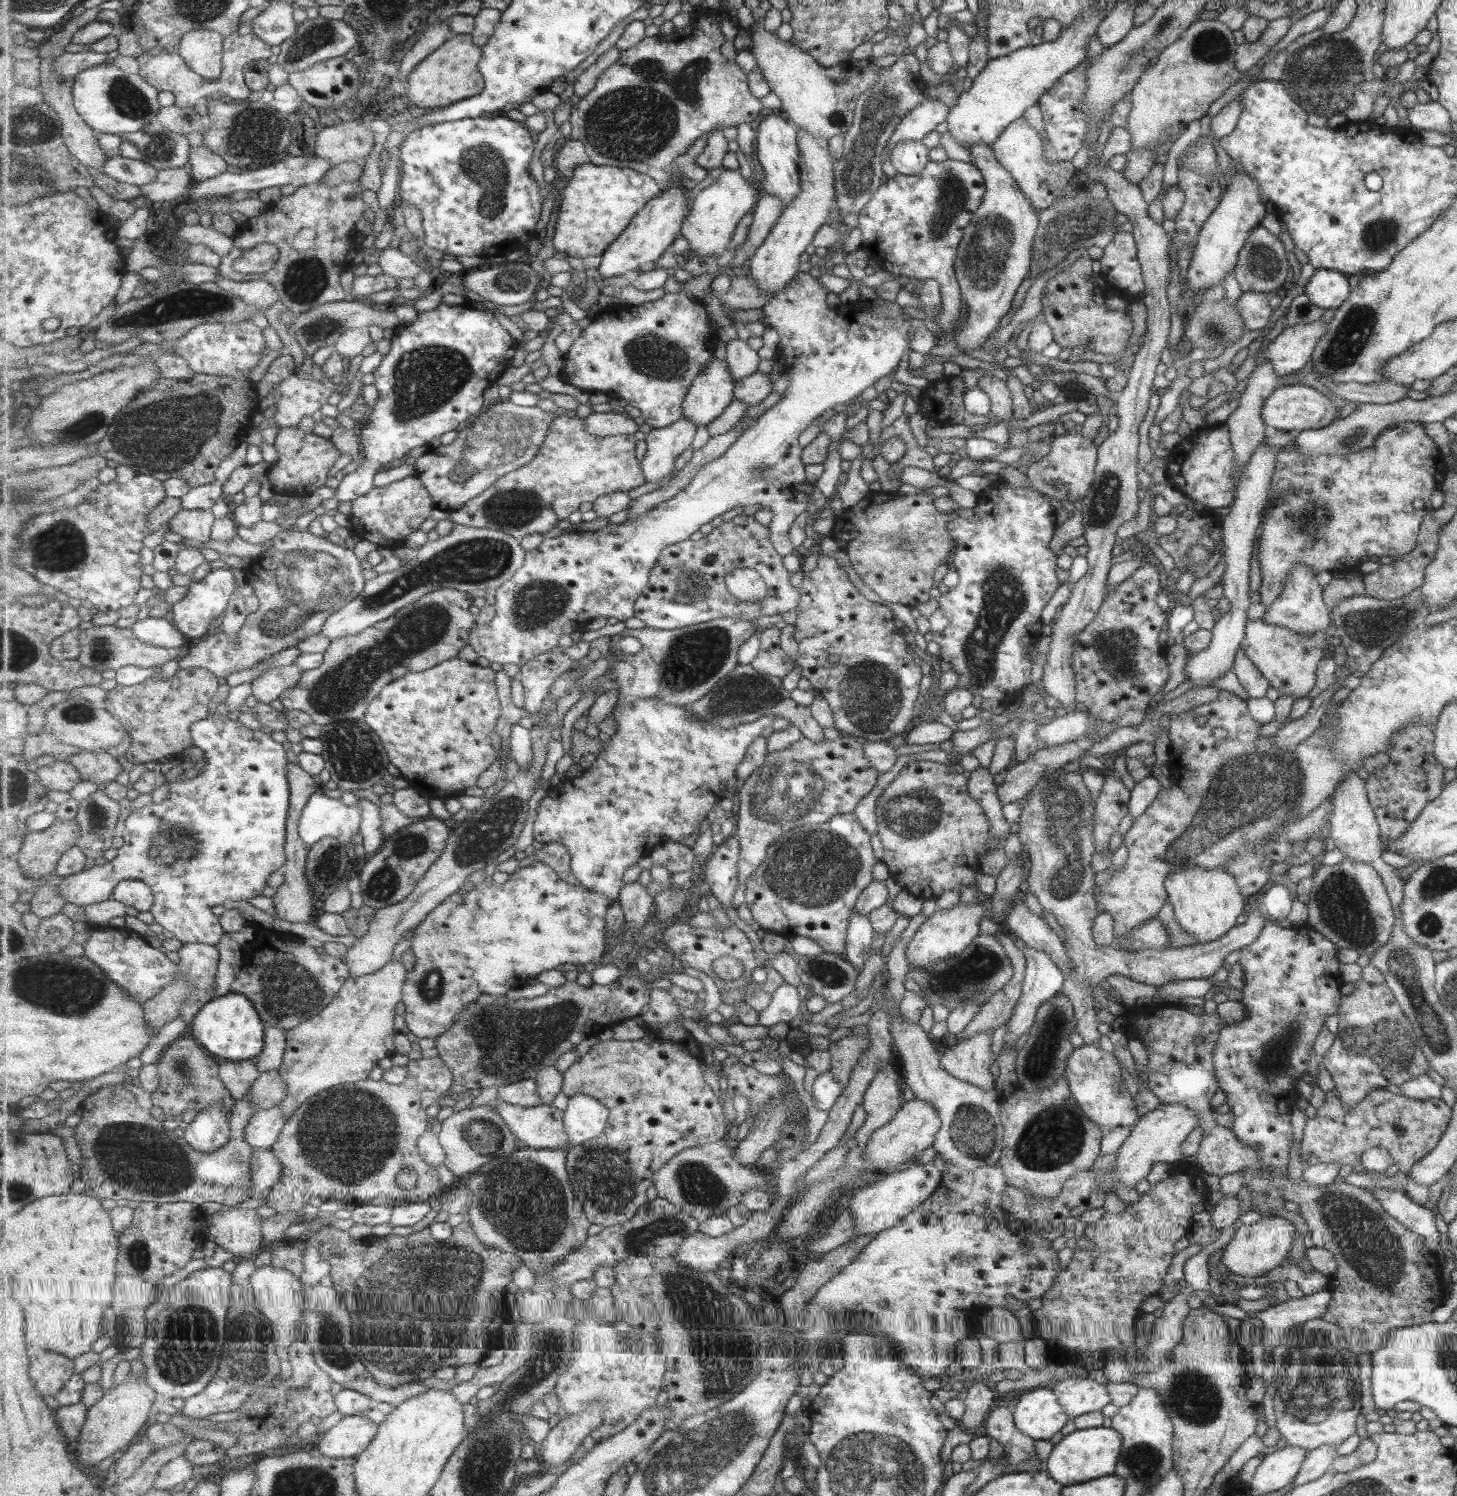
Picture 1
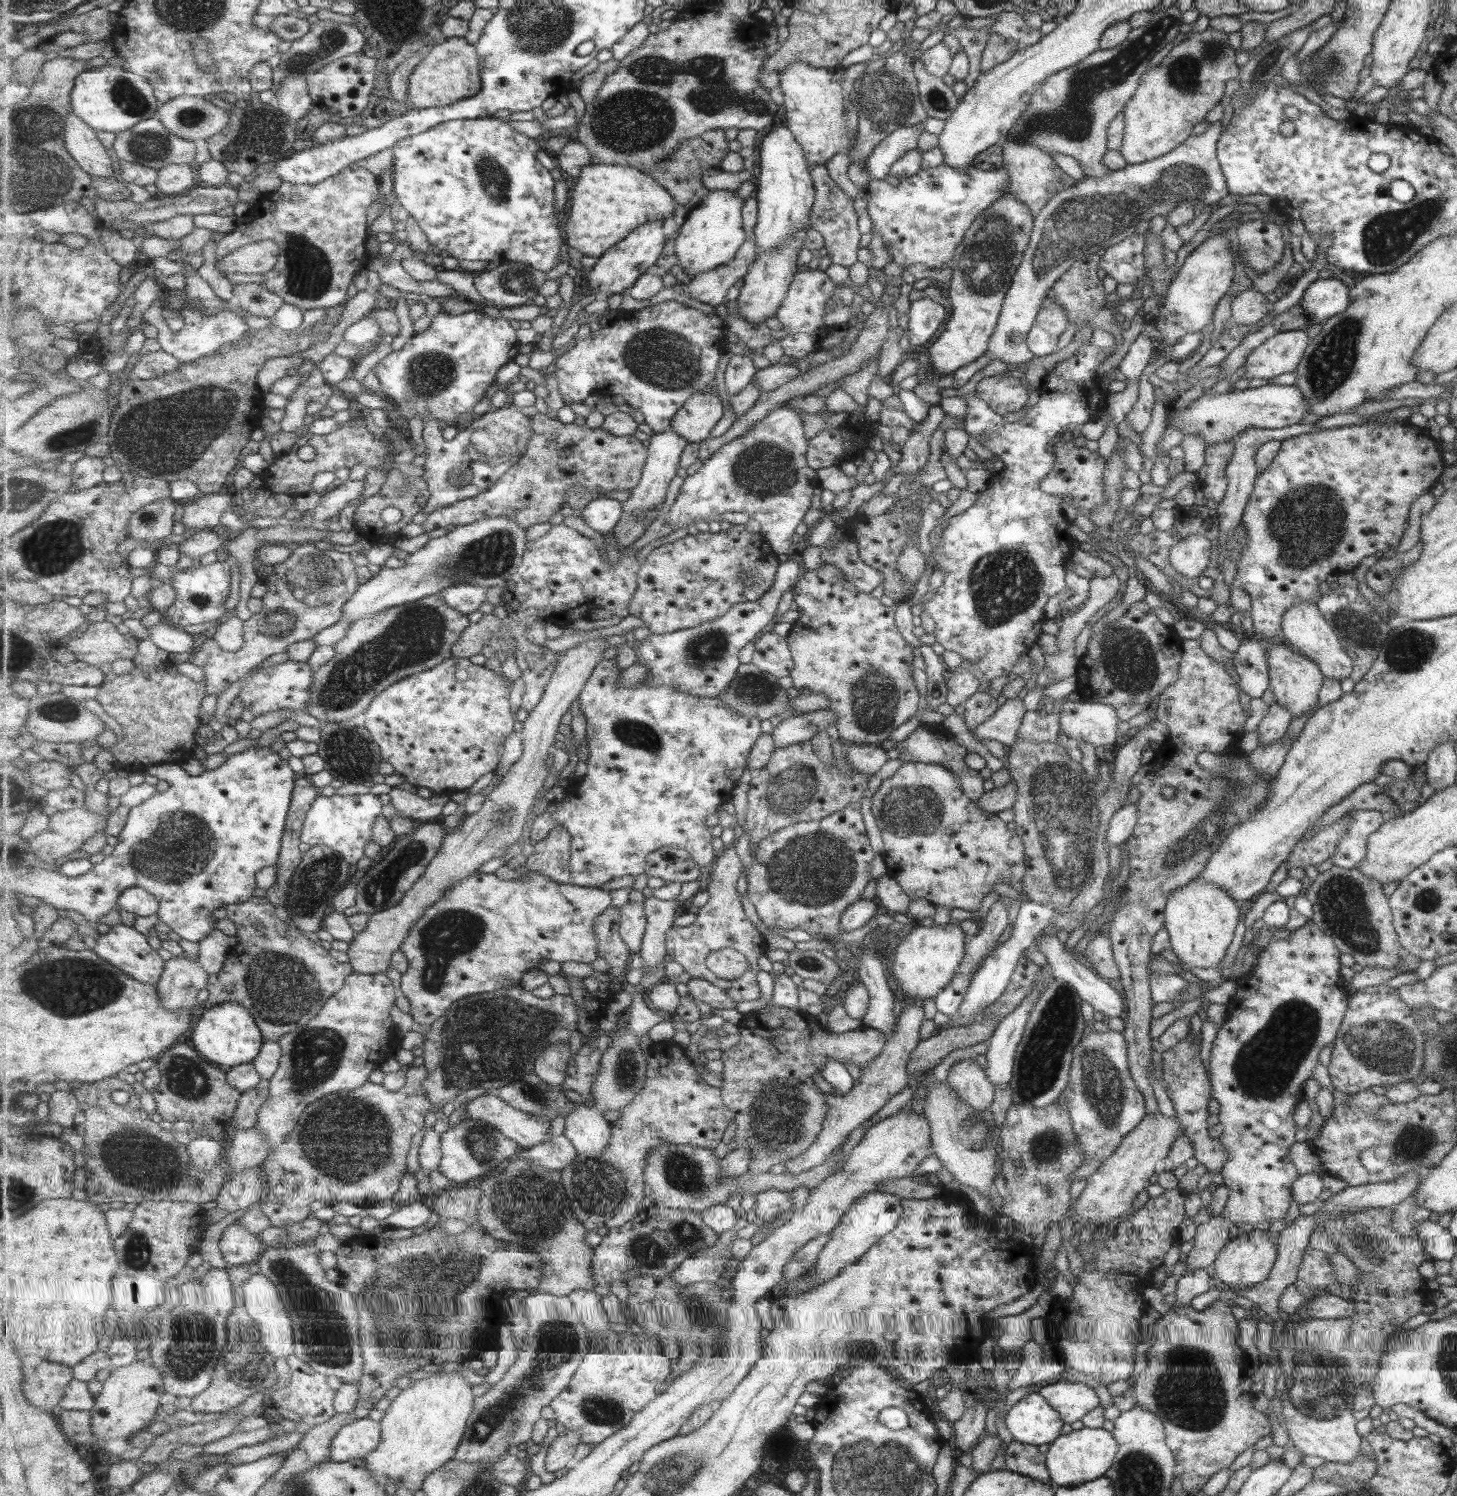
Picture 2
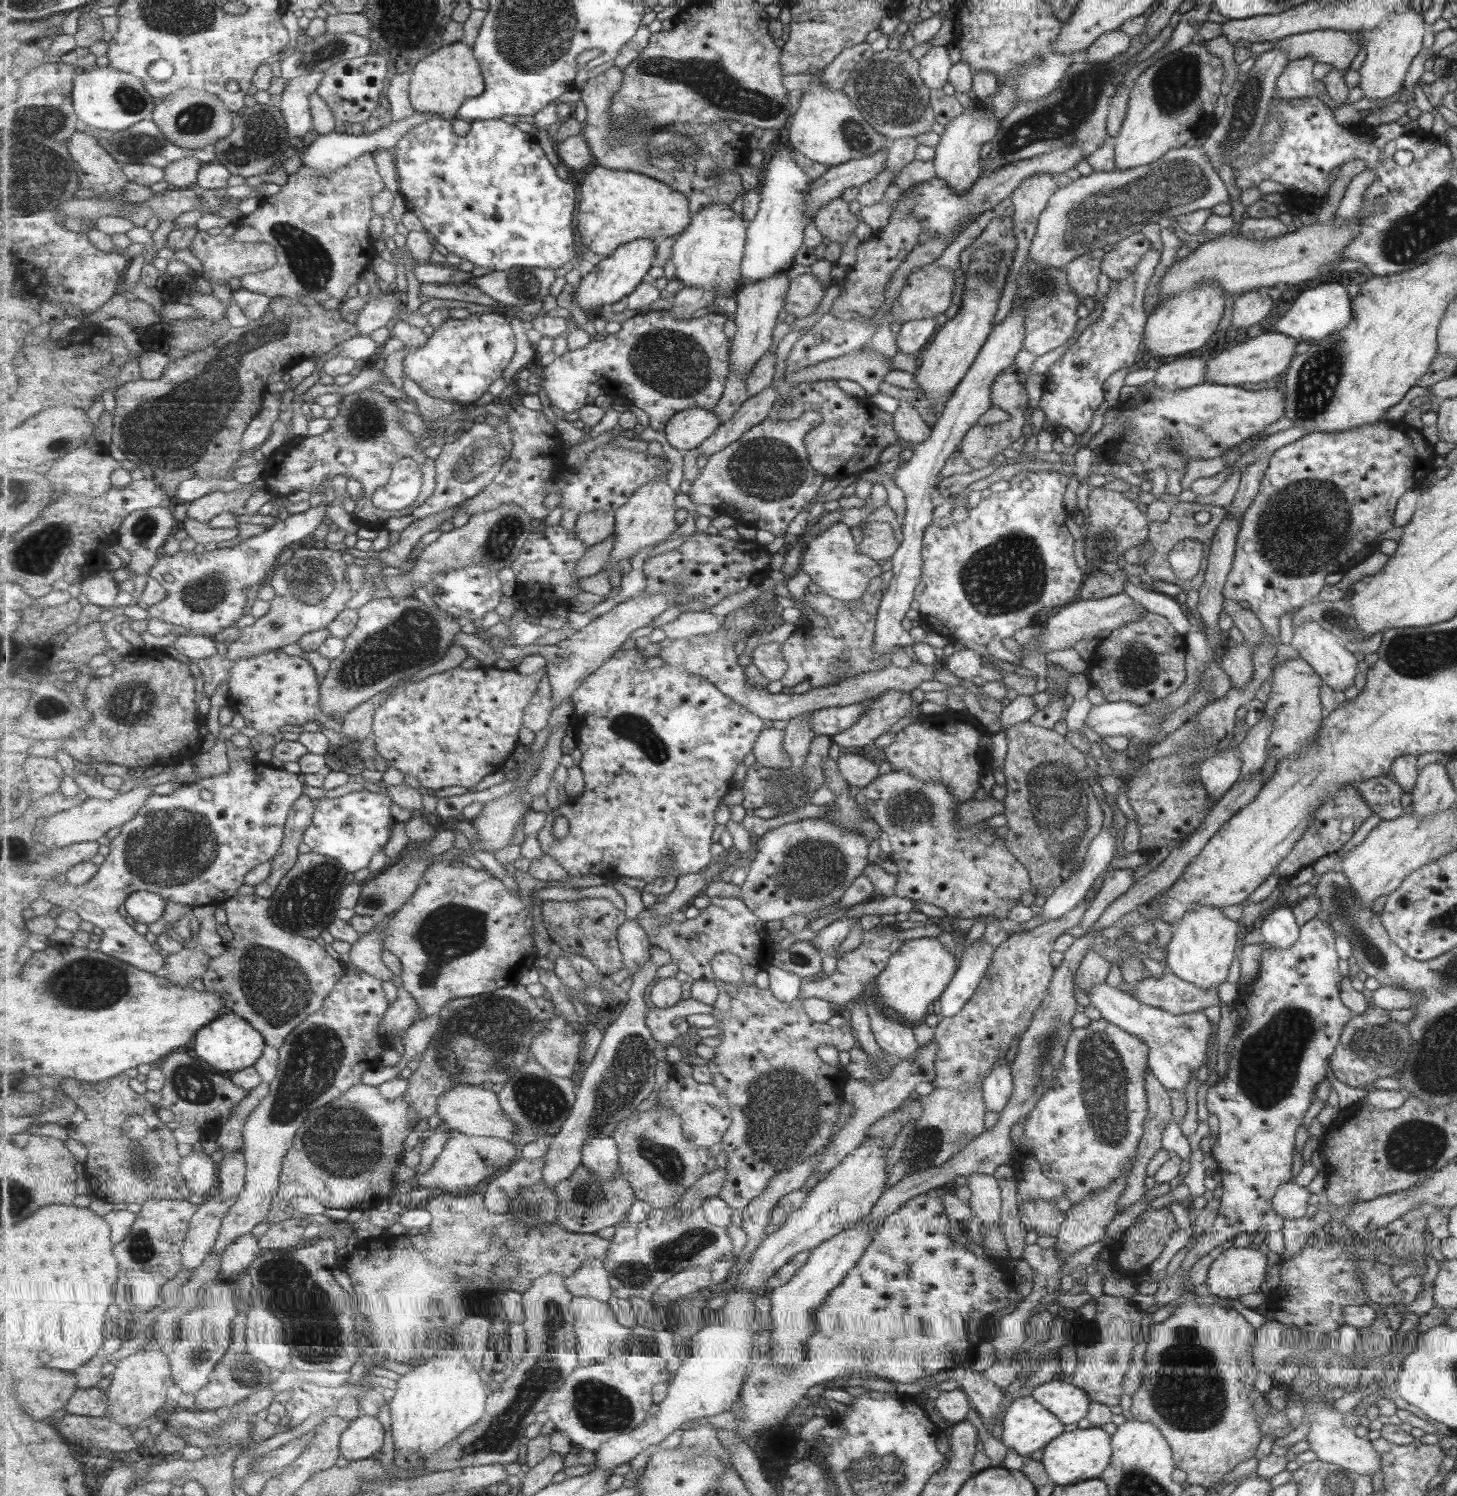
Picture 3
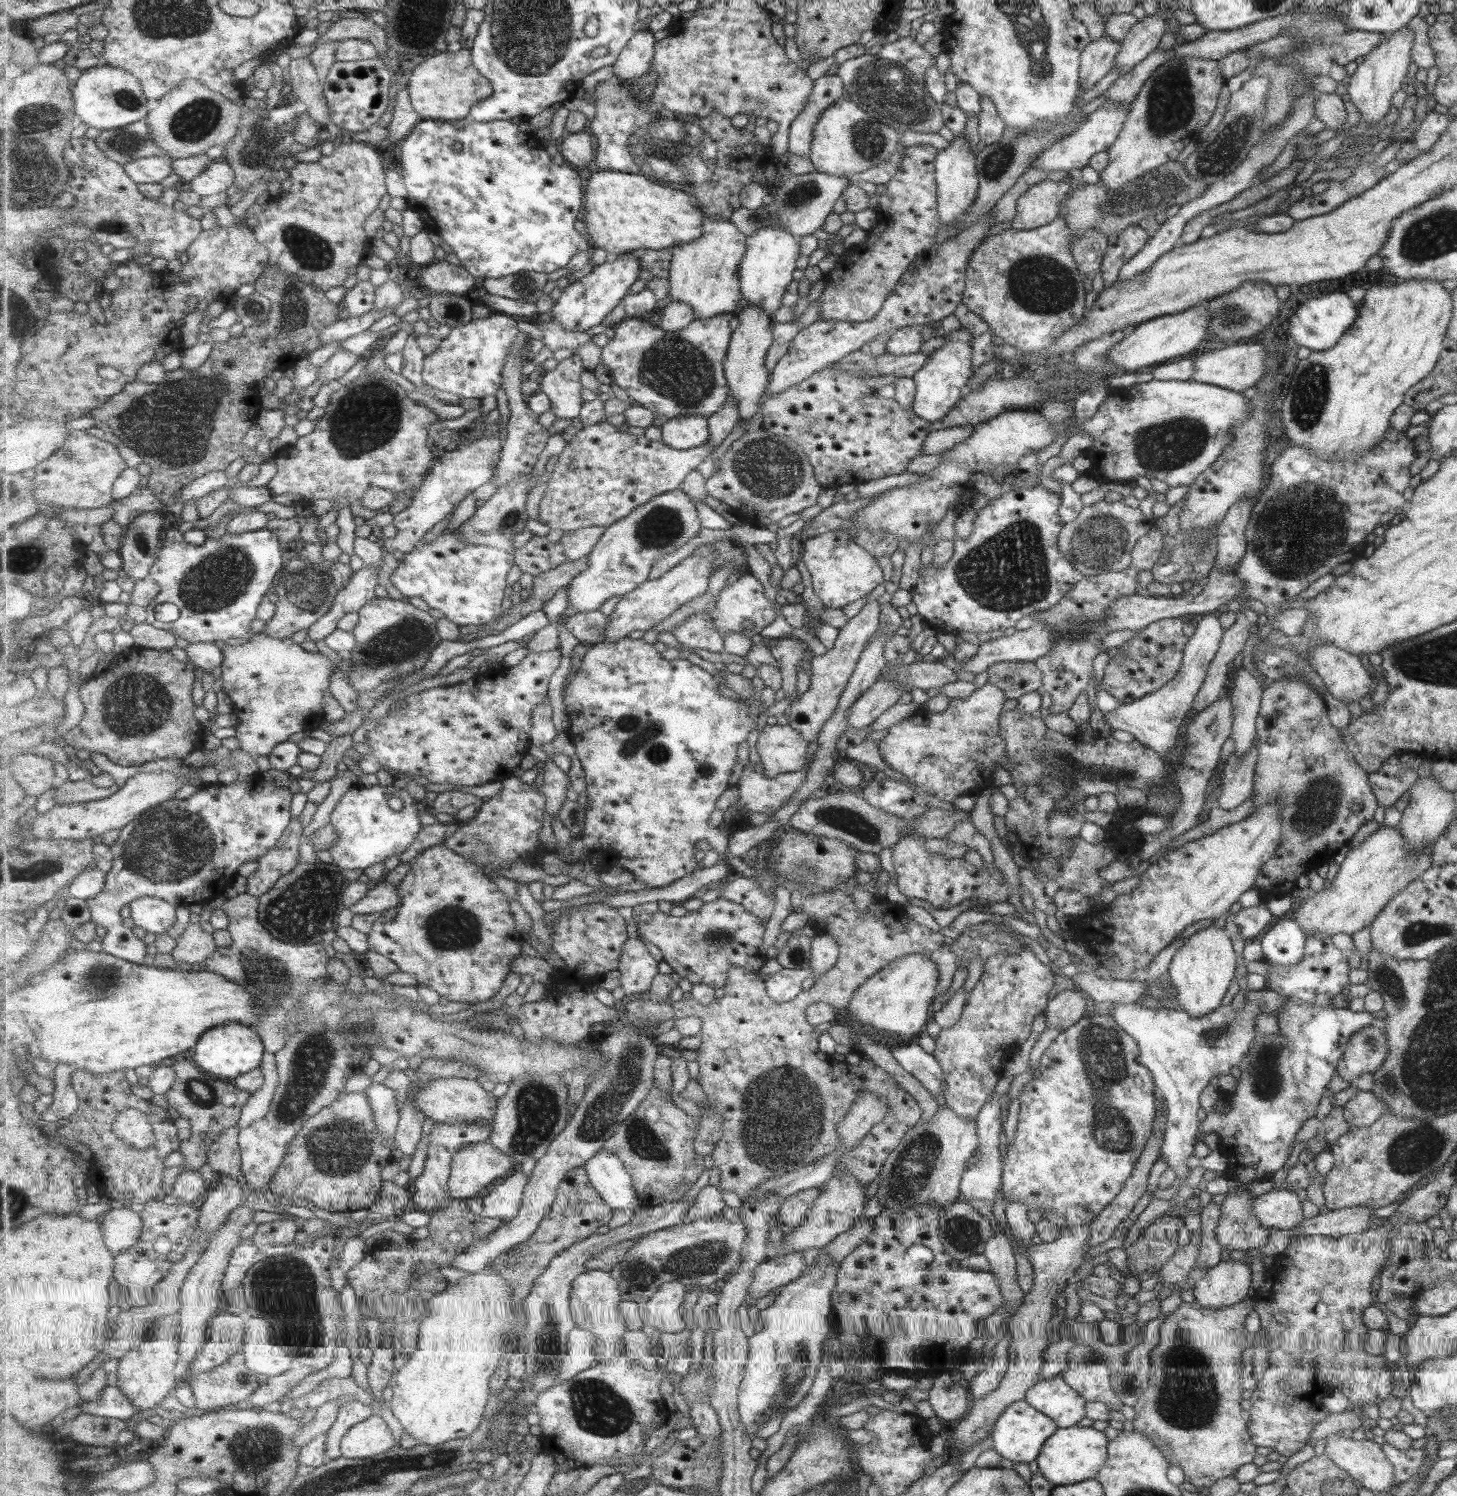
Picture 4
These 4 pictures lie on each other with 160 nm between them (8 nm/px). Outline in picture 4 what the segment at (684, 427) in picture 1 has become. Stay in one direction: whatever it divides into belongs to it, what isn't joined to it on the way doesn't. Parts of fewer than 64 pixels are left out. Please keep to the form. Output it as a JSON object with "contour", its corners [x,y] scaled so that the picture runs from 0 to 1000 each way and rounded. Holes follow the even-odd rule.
{"contour":[[[467,328],[456,329],[454,331],[445,334],[445,336],[436,340],[432,345],[417,352],[411,364],[407,367],[407,370],[404,372],[405,379],[402,382],[396,384],[395,388],[393,388],[393,391],[391,392],[392,406],[394,406],[396,410],[411,408],[412,404],[417,402],[418,400],[423,398],[428,399],[431,396],[434,396],[439,390],[444,388],[450,373],[452,372],[456,372],[463,369],[465,366],[472,364],[481,353],[482,349],[478,340],[477,340],[473,332]]]}

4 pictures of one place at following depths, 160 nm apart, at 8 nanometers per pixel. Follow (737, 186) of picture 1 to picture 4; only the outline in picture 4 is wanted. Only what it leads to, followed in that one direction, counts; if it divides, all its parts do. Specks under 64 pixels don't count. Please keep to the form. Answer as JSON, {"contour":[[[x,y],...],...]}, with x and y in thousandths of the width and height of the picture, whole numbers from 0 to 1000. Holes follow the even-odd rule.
{"contour":[[[484,144],[482,156],[476,162],[461,166],[458,197],[461,202],[470,202],[477,206],[477,214],[507,209],[511,202],[508,180],[513,168],[513,158],[504,149],[494,144]]]}

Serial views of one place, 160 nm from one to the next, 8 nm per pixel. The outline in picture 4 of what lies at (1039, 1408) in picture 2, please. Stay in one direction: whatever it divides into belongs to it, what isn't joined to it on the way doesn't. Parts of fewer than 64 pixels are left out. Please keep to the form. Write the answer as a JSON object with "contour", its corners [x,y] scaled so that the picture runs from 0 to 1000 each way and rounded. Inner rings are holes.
{"contour":[[[703,935],[699,936],[690,941],[690,943],[684,947],[681,953],[679,959],[681,960],[681,969],[686,972],[687,975],[690,975],[696,977],[708,977],[714,972],[717,965],[726,956],[725,950],[717,947],[717,945],[709,941]]]}

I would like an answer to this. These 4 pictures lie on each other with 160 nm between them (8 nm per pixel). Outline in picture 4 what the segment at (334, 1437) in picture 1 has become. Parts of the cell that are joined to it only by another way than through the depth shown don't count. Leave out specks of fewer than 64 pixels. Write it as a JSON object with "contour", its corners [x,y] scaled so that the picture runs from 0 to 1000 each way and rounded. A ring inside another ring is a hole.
{"contour":[[[257,945],[251,951],[244,952],[235,963],[235,973],[242,975],[255,975],[271,967],[271,961],[266,951]]]}

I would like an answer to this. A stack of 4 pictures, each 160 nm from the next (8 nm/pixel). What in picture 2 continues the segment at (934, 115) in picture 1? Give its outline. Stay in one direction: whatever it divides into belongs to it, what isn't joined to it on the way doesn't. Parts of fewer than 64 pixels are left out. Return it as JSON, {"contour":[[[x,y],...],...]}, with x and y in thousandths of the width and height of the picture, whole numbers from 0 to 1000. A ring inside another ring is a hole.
{"contour":[[[633,82],[616,86],[608,91],[598,103],[594,106],[594,113],[598,120],[607,120],[611,111],[623,100],[629,99],[631,90],[634,88]]]}

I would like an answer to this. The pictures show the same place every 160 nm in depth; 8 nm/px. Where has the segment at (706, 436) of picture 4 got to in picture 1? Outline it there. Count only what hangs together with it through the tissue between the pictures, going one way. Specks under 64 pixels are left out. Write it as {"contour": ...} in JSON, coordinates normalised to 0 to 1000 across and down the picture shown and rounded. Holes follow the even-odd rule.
{"contour":[[[489,238],[484,247],[476,255],[469,269],[469,279],[473,282],[485,285],[504,267],[505,255],[499,241]]]}

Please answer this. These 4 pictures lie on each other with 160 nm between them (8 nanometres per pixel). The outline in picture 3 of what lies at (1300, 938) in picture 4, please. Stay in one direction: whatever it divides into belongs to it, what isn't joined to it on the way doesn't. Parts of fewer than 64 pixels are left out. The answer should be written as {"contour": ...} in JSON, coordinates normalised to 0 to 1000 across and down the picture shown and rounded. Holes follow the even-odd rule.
{"contour":[[[876,605],[864,618],[866,630],[879,634],[883,634],[889,629],[891,622],[892,619],[886,610],[886,605]]]}

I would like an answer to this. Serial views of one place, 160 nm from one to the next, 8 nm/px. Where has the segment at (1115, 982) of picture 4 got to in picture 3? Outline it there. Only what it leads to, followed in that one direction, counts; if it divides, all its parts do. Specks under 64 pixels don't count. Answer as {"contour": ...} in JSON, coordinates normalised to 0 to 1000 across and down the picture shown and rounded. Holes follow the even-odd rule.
{"contour":[[[804,650],[795,654],[788,653],[780,659],[769,656],[767,661],[775,664],[786,672],[796,674],[805,679],[823,676],[828,672],[837,672],[835,658],[825,661]]]}

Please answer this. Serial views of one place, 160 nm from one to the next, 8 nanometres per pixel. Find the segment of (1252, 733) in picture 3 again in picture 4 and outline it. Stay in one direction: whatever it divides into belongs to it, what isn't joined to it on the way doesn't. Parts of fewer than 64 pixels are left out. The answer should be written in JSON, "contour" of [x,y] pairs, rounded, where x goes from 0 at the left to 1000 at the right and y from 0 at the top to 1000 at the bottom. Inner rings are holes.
{"contour":[[[862,496],[857,500],[856,504],[849,505],[845,503],[841,508],[839,515],[838,530],[835,533],[835,539],[845,542],[856,535],[860,530],[860,517],[863,510]]]}

